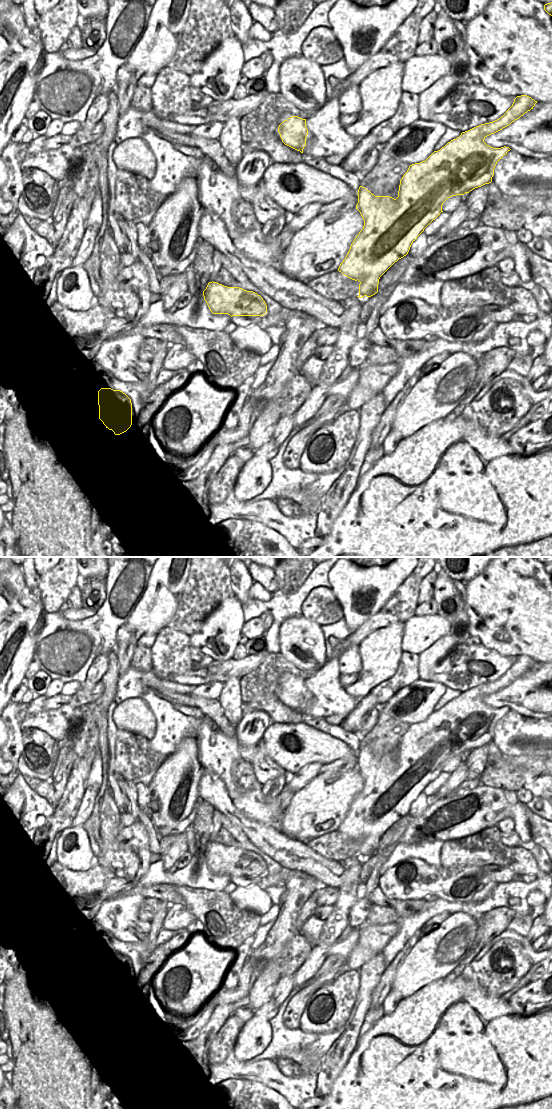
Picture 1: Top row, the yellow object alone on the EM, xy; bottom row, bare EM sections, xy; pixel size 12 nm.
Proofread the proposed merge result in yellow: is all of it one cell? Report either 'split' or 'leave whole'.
leave whole

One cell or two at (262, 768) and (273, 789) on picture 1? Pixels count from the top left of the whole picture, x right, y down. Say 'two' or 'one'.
two

